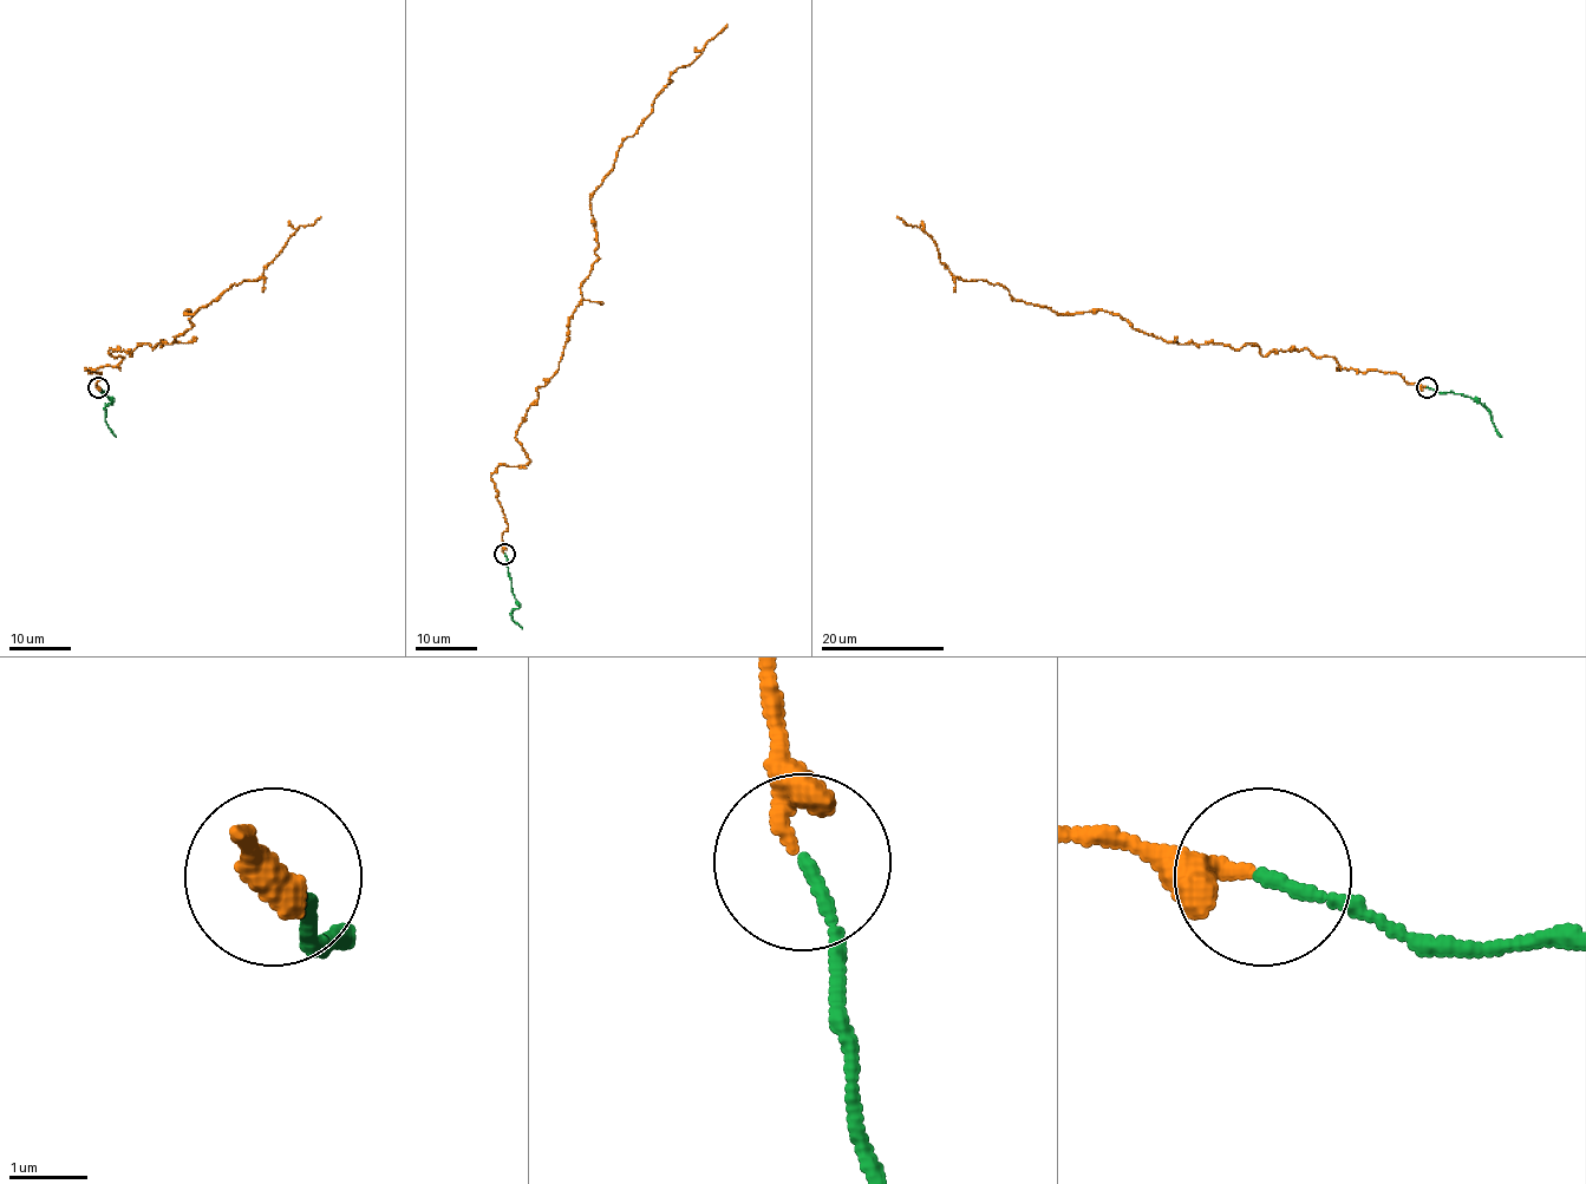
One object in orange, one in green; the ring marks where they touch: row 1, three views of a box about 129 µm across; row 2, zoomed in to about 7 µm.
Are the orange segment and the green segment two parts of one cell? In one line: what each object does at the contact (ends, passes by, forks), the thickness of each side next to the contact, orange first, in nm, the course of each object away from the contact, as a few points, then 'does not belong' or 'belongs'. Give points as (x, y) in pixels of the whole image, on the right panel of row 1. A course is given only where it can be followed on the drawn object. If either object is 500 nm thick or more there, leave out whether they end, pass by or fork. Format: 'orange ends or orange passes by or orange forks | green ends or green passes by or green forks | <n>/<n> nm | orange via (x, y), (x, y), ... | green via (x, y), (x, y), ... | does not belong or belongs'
orange passes by | green ends | 200/150 nm | orange via (1425, 387), (1303, 348), (1172, 341), (1103, 311), (1017, 301), (958, 280), (896, 216) | green via (1427, 387), (1476, 398), (1501, 437) | does not belong

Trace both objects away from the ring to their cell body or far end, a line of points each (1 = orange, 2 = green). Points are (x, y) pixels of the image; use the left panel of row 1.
1: (97, 387), (85, 368), (176, 341), (183, 313), (259, 280), (320, 216)
2: (98, 387), (112, 401), (105, 407), (105, 420), (116, 437)

